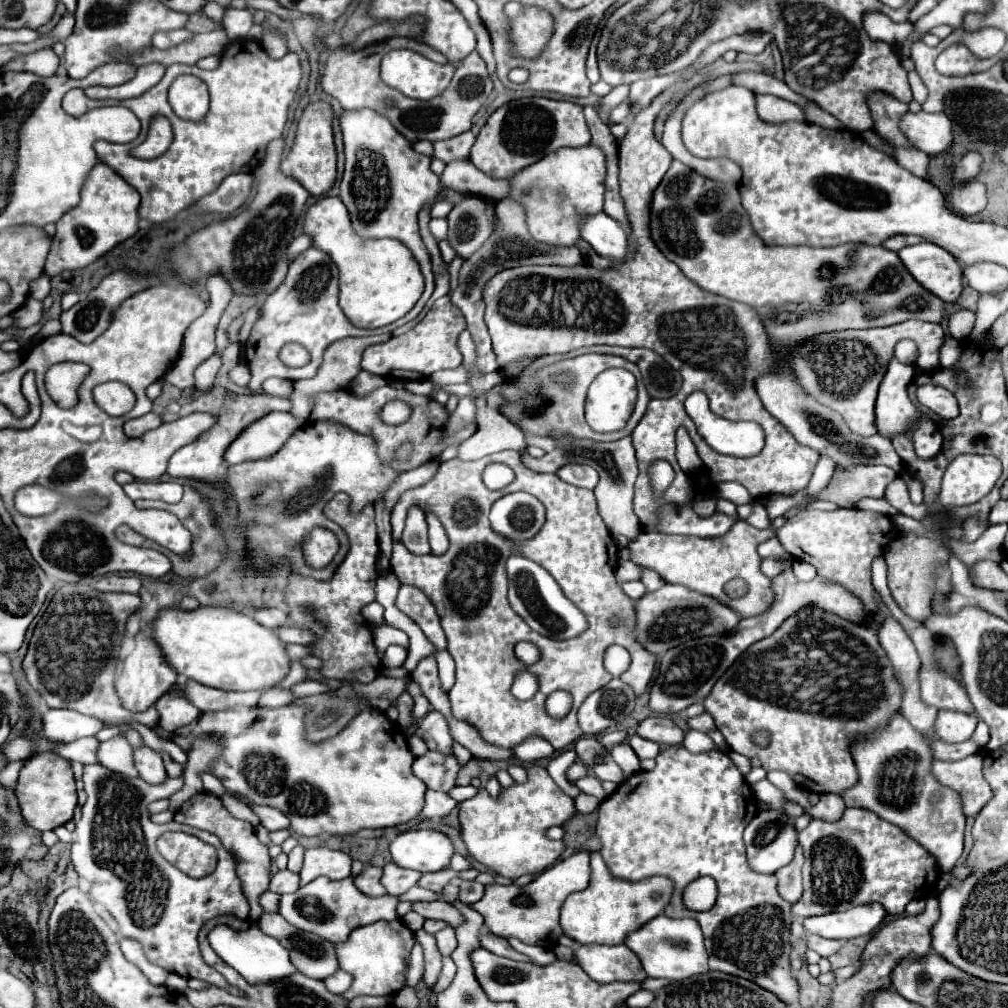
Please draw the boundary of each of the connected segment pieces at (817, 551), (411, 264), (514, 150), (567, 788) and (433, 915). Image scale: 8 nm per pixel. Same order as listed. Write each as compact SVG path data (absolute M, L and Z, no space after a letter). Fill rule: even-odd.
M842 508L828 512L816 510L812 513L802 511L795 517L788 519L787 523L777 531L777 539L791 556L813 565L821 579L837 583L837 585L845 587L847 591L851 591L855 597L859 597L869 615L877 613L875 591L873 591L873 585L871 585L871 561L873 561L873 557L884 556L887 547L898 536L899 531L893 525L889 516L854 508Z
M339 197L317 199L305 213L303 233L307 237L311 237L311 245L315 249L327 253L333 259L333 263L337 265L339 270L339 305L353 325L357 325L361 329L375 329L375 327L389 325L389 323L401 319L403 315L407 315L415 307L419 297L423 295L425 281L423 281L421 267L419 267L417 259L413 257L413 253L397 239L373 239L373 241L359 239L351 229L349 213Z
M525 97L511 101L503 107L499 107L483 125L483 129L477 135L475 145L471 147L471 163L481 169L485 175L495 179L505 179L517 173L517 169L523 169L525 165L531 165L533 161L539 161L539 157L553 153L563 147L585 147L591 142L591 134L587 129L587 123L583 113L583 107L571 101L545 99L545 97Z
M565 749L565 751L561 751L559 755L555 755L555 757L549 761L547 771L549 771L549 775L553 777L553 781L555 781L565 793L577 797L581 791L579 791L573 783L567 781L567 769L569 769L569 765L573 765L573 763L575 763L575 749Z
M421 901L421 903L413 903L411 909L415 913L419 913L421 917L425 917L425 919L441 919L441 921L447 921L451 927L455 927L457 923L463 921L463 917L457 915L457 909L453 909L445 901Z

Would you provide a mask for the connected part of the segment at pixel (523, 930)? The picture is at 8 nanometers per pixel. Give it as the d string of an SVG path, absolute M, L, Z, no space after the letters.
M581 851L575 853L559 863L555 863L553 867L545 869L543 873L539 873L529 885L525 887L515 887L515 885L487 885L485 887L485 895L481 901L473 903L471 907L475 911L479 911L485 919L485 925L491 933L499 935L499 937L515 937L527 945L538 945L545 948L545 941L557 943L557 939L563 935L563 929L559 925L559 911L563 901L575 893L585 889L585 885L589 883L589 853Z

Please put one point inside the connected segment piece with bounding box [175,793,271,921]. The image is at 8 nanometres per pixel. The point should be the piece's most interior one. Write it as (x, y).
(252, 863)

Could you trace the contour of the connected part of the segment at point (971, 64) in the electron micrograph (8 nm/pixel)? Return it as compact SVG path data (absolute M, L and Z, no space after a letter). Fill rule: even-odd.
M957 43L953 47L947 47L937 57L937 71L943 75L969 75L989 69L995 63L997 57L991 59L977 59L963 43Z

